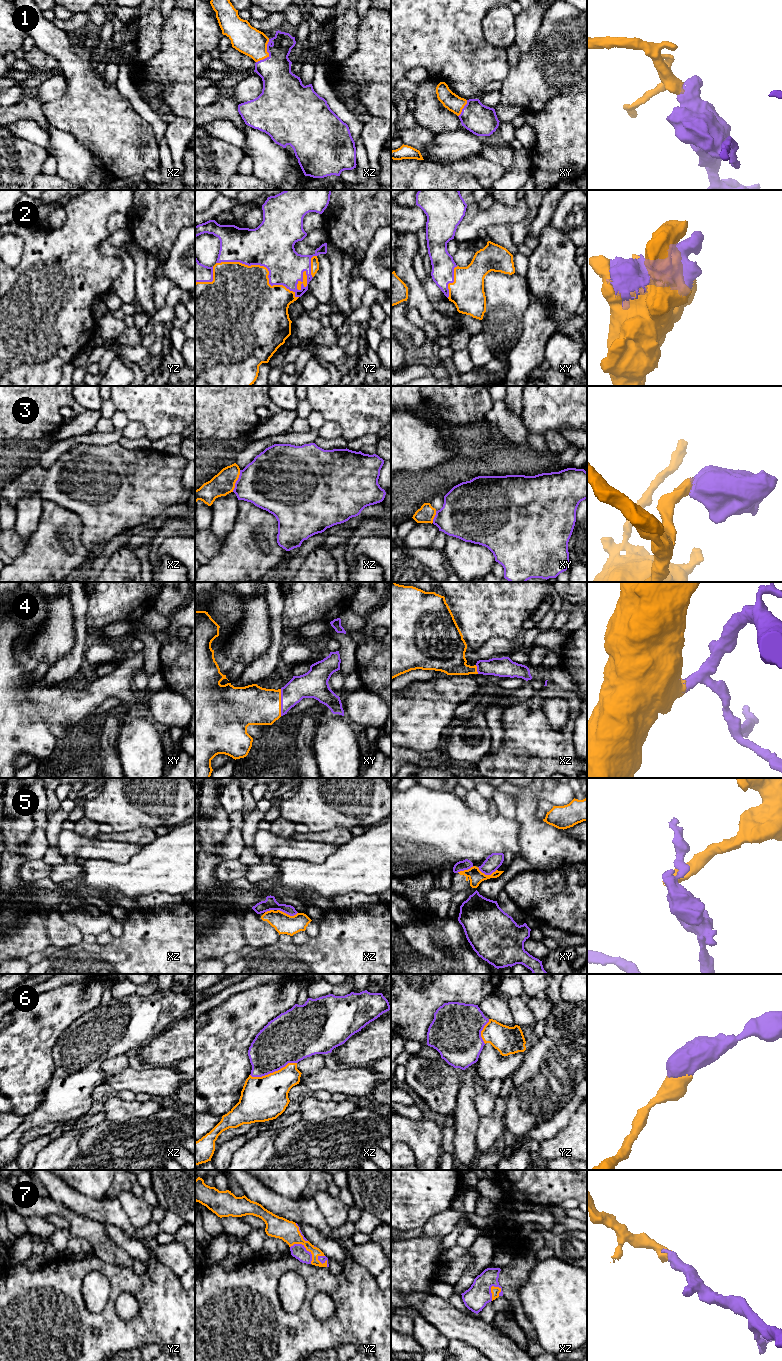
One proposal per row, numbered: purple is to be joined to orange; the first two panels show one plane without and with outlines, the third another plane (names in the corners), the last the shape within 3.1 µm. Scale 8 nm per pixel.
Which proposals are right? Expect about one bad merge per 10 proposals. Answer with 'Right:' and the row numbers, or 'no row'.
Right: 1, 2, 3, 4, 6, 7

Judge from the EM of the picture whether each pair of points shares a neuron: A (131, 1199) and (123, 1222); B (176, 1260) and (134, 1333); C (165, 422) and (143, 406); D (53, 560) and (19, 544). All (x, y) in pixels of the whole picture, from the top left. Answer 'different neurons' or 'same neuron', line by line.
A: different neurons
B: different neurons
C: same neuron
D: different neurons

